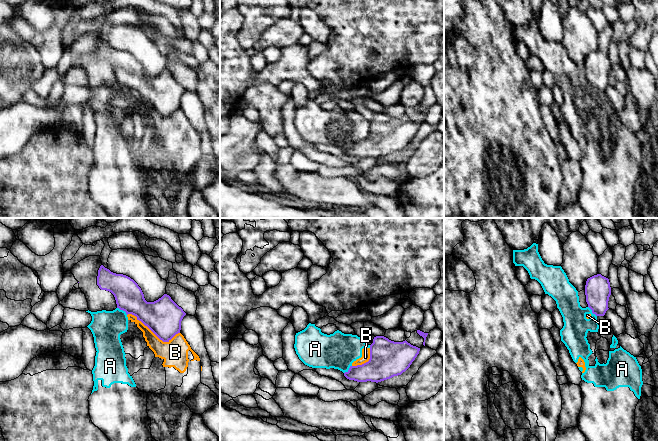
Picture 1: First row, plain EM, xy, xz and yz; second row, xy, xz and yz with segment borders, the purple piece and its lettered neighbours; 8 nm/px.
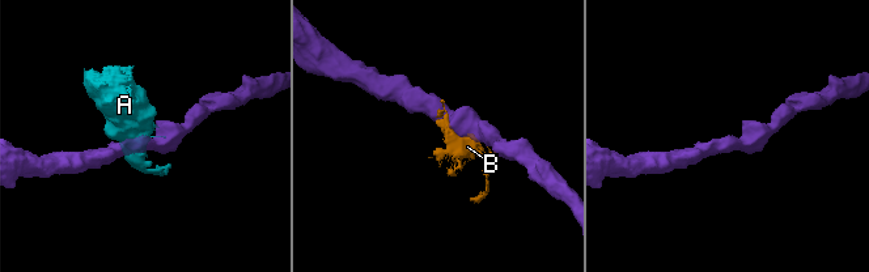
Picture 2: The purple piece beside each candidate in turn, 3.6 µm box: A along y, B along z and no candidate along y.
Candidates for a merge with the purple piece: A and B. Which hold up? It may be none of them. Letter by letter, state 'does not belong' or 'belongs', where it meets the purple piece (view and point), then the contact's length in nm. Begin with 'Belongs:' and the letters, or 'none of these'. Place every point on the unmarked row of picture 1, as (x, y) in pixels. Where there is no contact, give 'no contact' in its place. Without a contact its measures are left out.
Belongs: none of these
A: does not belong; contact xy (122, 85); length 110 nm
B: does not belong; contact xy (153, 108); length 460 nm

